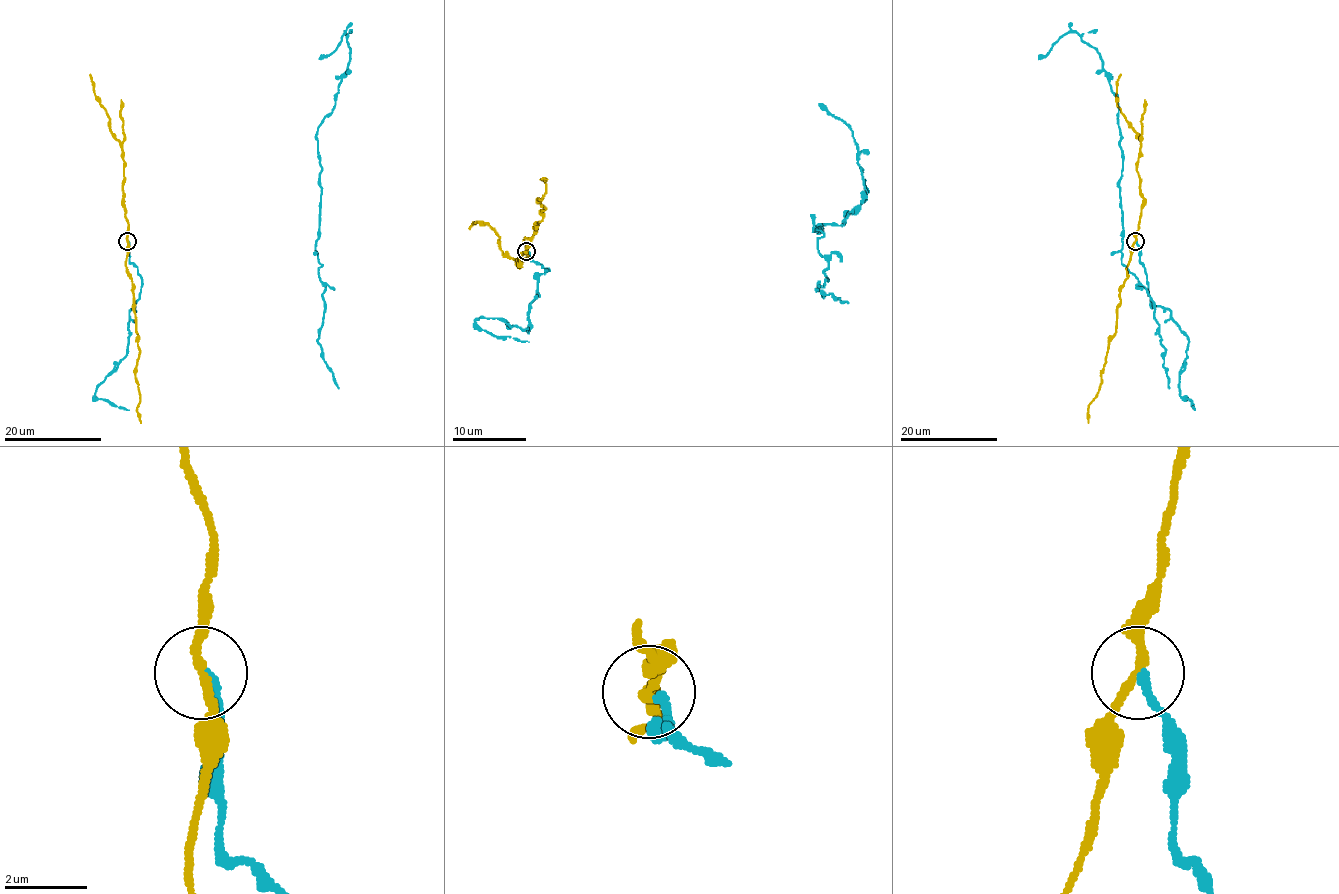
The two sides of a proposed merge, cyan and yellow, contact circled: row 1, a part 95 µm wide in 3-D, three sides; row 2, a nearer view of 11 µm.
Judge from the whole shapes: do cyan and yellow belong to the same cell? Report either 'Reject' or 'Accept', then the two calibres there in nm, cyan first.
Reject. Thickness 200 nm (cyan) against 200 nm

